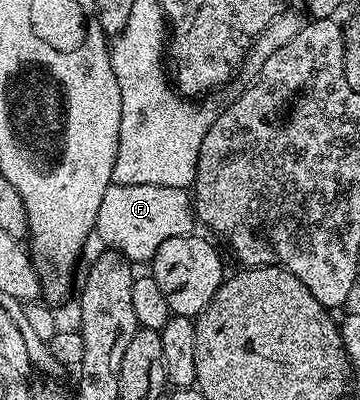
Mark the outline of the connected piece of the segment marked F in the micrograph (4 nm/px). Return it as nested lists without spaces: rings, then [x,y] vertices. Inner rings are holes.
[[[111,183],[100,203],[100,211],[97,212],[95,230],[97,236],[108,245],[109,248],[121,253],[132,263],[138,261],[149,262],[153,260],[159,245],[167,239],[189,236],[196,226],[196,214],[193,209],[191,194],[182,188],[156,187],[155,184],[126,184]]]

